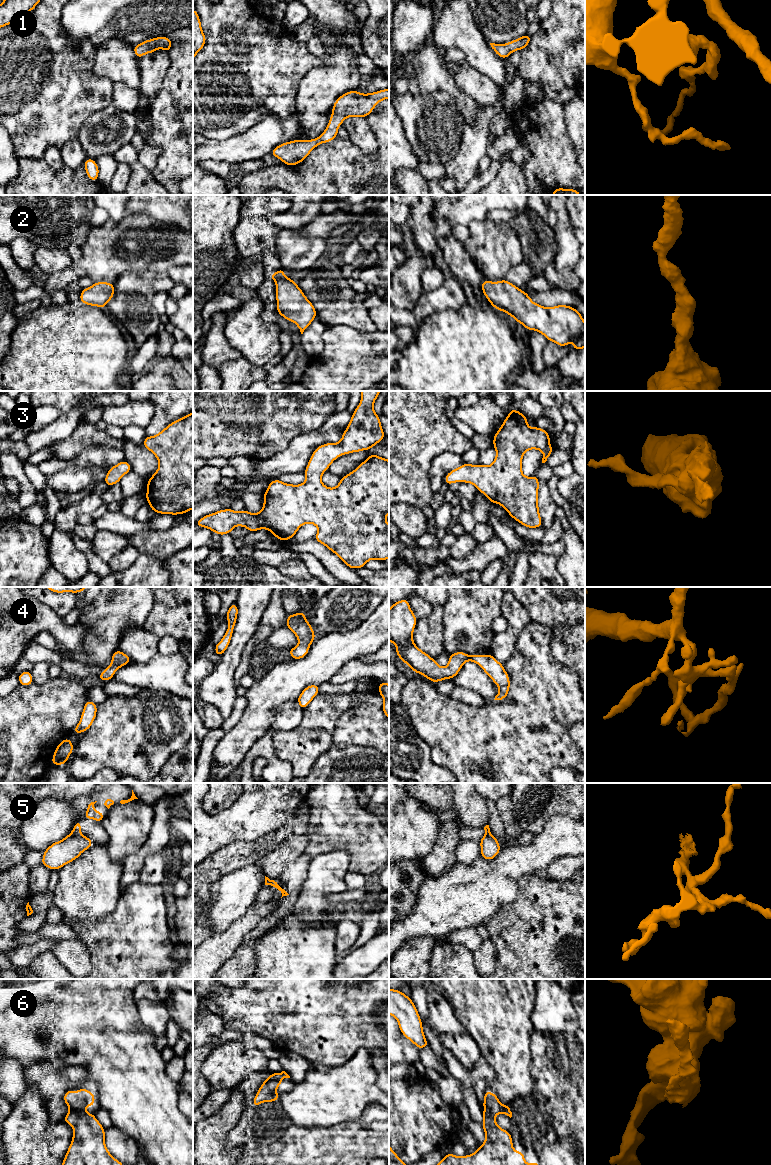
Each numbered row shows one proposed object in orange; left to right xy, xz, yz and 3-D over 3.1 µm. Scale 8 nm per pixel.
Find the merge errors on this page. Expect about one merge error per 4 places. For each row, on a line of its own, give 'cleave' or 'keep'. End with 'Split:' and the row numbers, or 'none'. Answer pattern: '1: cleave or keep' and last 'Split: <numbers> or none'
1: keep
2: keep
3: keep
4: keep
5: cleave
6: cleave
Split: 5, 6

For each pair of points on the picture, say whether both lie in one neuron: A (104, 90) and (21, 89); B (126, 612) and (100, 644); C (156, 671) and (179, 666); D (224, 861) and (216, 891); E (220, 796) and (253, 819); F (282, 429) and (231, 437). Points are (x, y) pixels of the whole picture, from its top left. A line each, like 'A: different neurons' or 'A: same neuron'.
A: same neuron
B: same neuron
C: same neuron
D: different neurons
E: different neurons
F: same neuron

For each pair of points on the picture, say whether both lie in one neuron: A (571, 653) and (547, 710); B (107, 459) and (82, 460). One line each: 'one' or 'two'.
A: two
B: one

